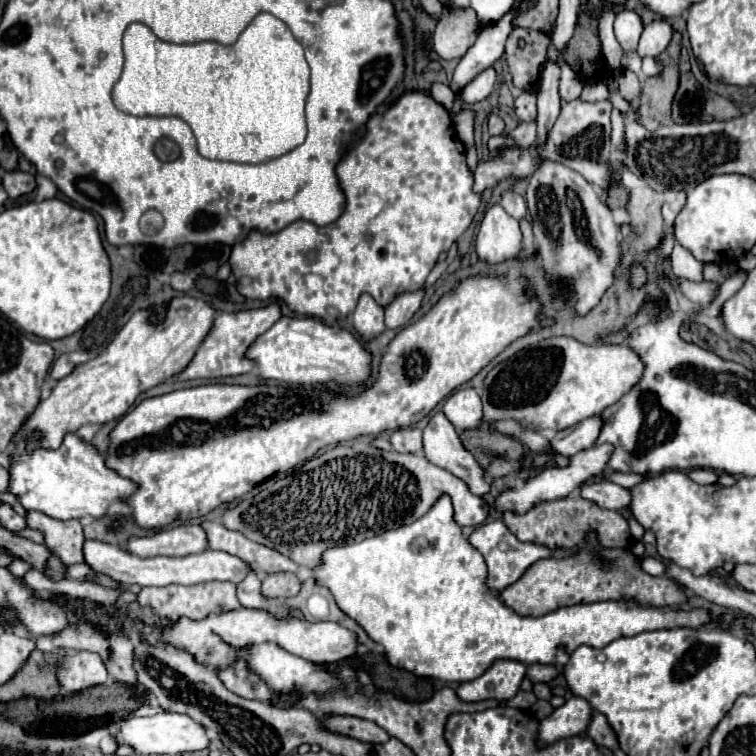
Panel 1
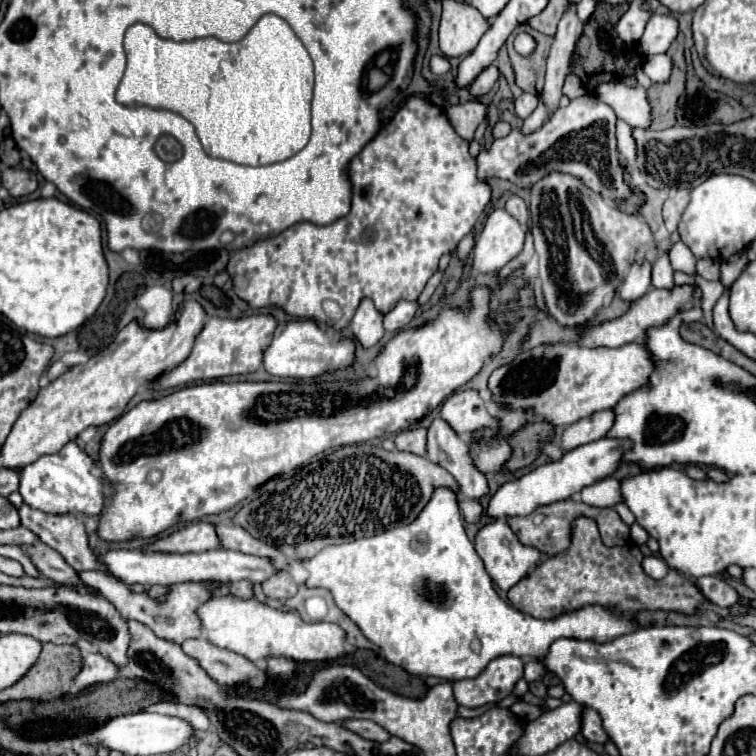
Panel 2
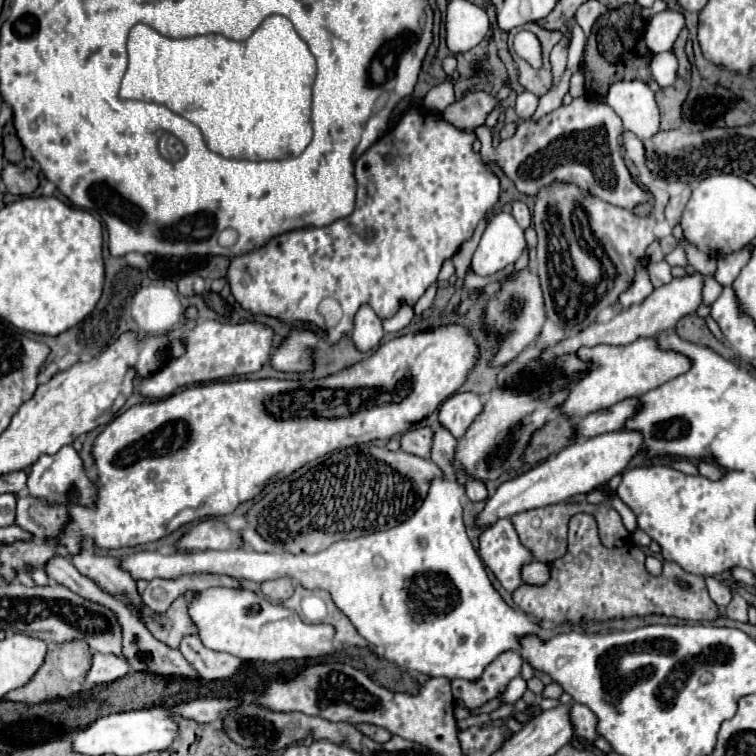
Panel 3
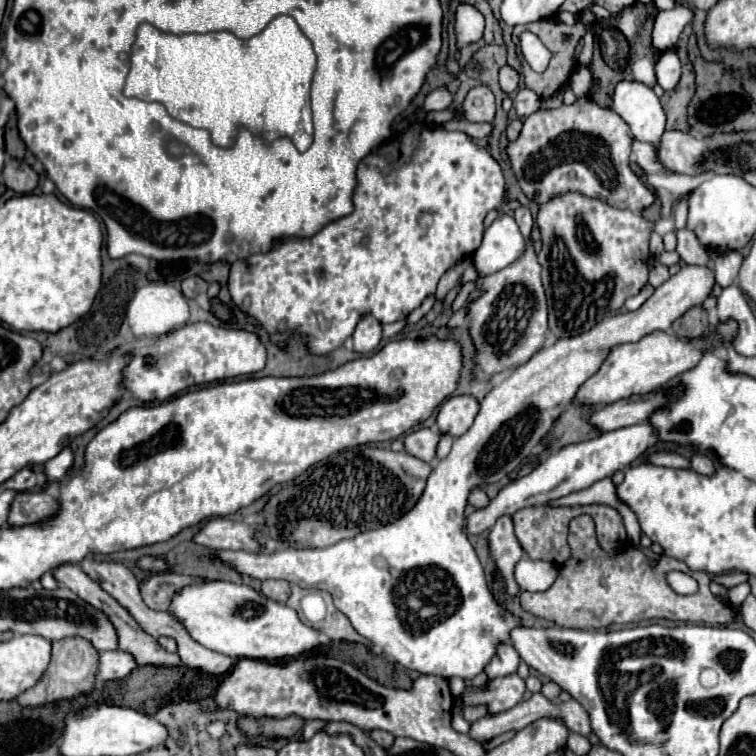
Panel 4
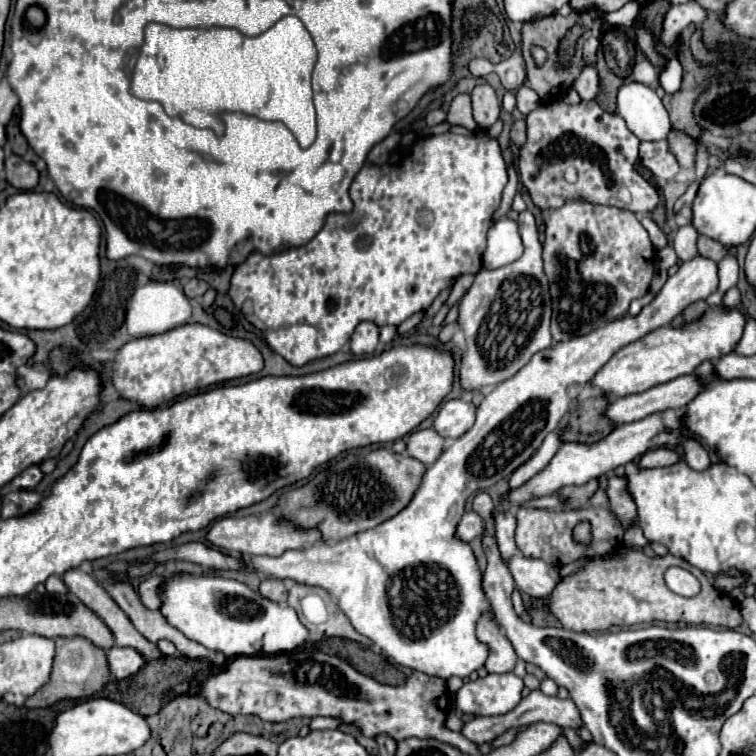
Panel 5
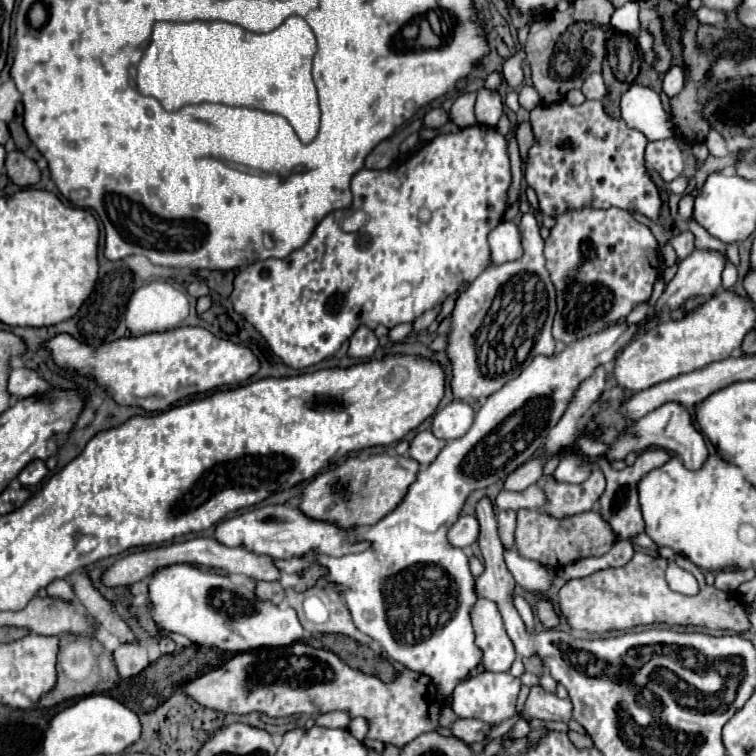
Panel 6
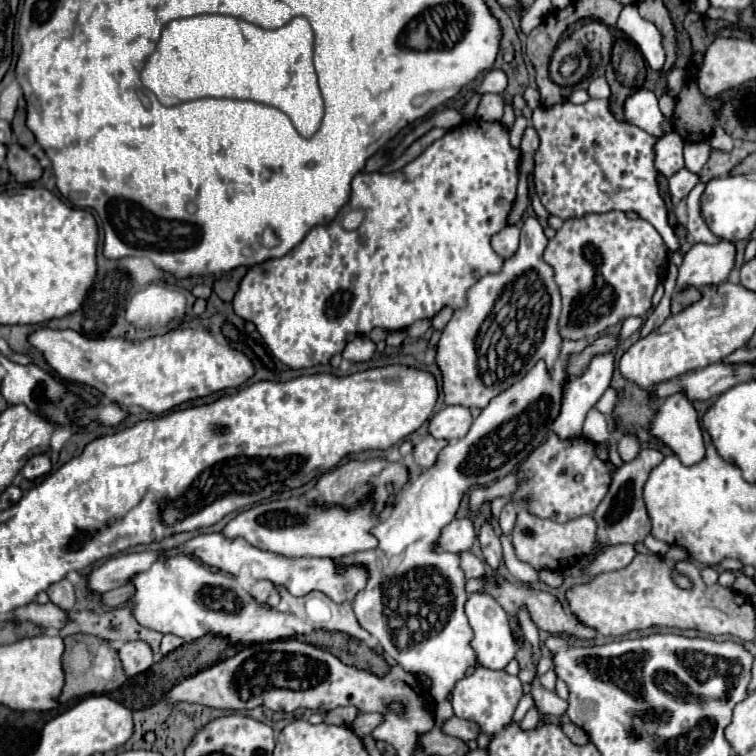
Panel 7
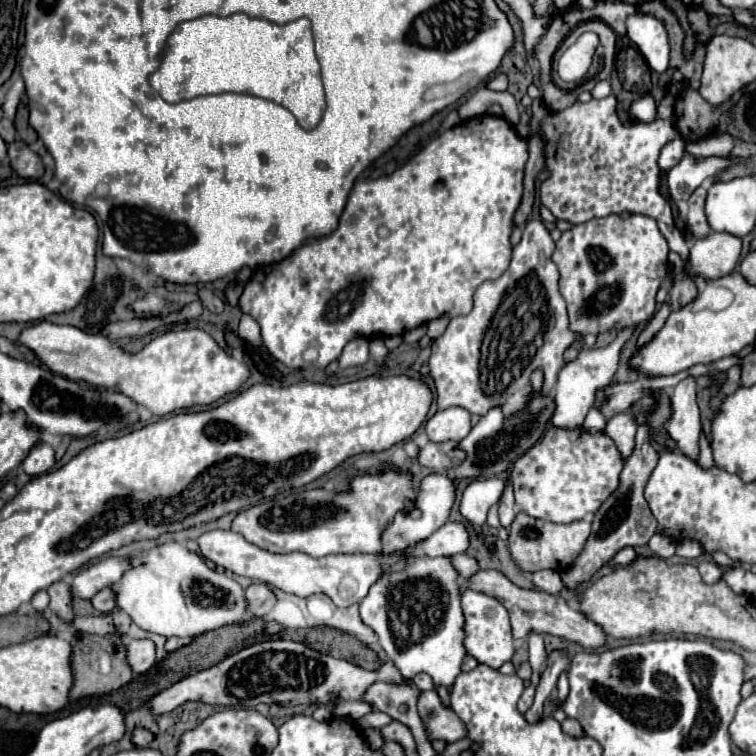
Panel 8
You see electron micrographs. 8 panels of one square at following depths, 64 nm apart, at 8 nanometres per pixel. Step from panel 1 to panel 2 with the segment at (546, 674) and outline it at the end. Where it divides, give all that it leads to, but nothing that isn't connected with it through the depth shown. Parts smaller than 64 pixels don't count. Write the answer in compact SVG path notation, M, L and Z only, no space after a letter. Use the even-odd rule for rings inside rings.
M532 658L526 660L526 668L524 668L524 680L526 682L542 680L544 674L546 674L546 666L540 660L532 660Z

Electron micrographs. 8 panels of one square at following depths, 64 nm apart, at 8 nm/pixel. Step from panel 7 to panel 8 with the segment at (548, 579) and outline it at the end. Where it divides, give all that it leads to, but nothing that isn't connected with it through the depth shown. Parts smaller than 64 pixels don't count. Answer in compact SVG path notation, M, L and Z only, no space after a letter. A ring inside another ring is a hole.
M538 570L530 576L530 580L536 588L540 588L548 594L558 594L564 586L564 582L560 578L560 572L556 572L556 570Z

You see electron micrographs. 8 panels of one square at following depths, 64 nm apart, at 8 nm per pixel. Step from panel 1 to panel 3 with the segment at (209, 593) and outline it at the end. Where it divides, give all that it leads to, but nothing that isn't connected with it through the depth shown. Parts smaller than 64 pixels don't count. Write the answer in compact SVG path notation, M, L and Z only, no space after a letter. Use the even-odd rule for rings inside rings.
M196 590L184 592L170 604L166 612L154 612L142 602L140 608L132 608L132 614L136 614L158 640L162 640L164 644L172 640L172 644L168 646L178 648L184 636L196 634L198 630L192 618L188 616L188 604L194 596L196 596Z

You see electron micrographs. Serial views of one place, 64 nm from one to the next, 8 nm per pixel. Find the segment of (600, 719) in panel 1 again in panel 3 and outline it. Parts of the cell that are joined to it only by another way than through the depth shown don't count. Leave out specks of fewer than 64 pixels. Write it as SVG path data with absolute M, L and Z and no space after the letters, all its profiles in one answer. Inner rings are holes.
M582 704L572 706L572 724L574 724L574 732L578 736L582 736L590 742L594 742L598 738L598 732L596 732L598 718L588 706L582 706Z

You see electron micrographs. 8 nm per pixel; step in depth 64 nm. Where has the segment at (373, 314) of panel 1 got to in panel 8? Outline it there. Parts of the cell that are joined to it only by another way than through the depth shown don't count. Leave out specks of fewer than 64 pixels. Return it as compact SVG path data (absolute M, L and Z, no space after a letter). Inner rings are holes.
M352 340L342 350L340 366L360 366L360 364L366 364L368 356L370 356L370 342L368 340Z

